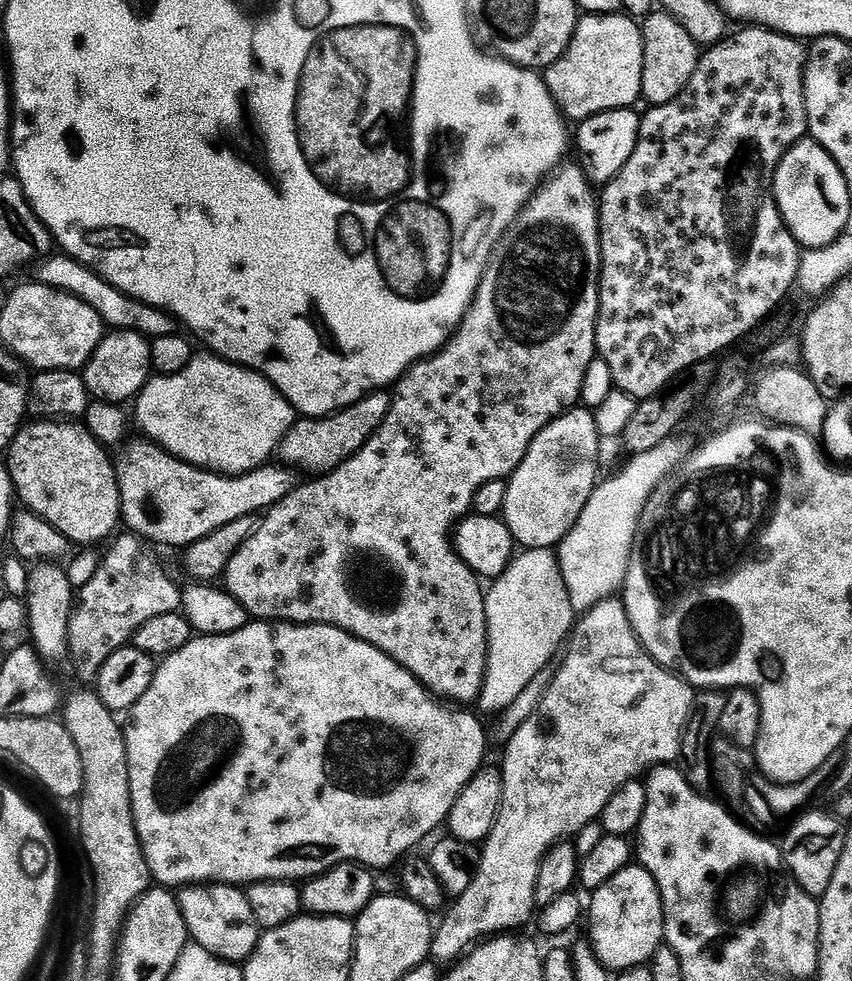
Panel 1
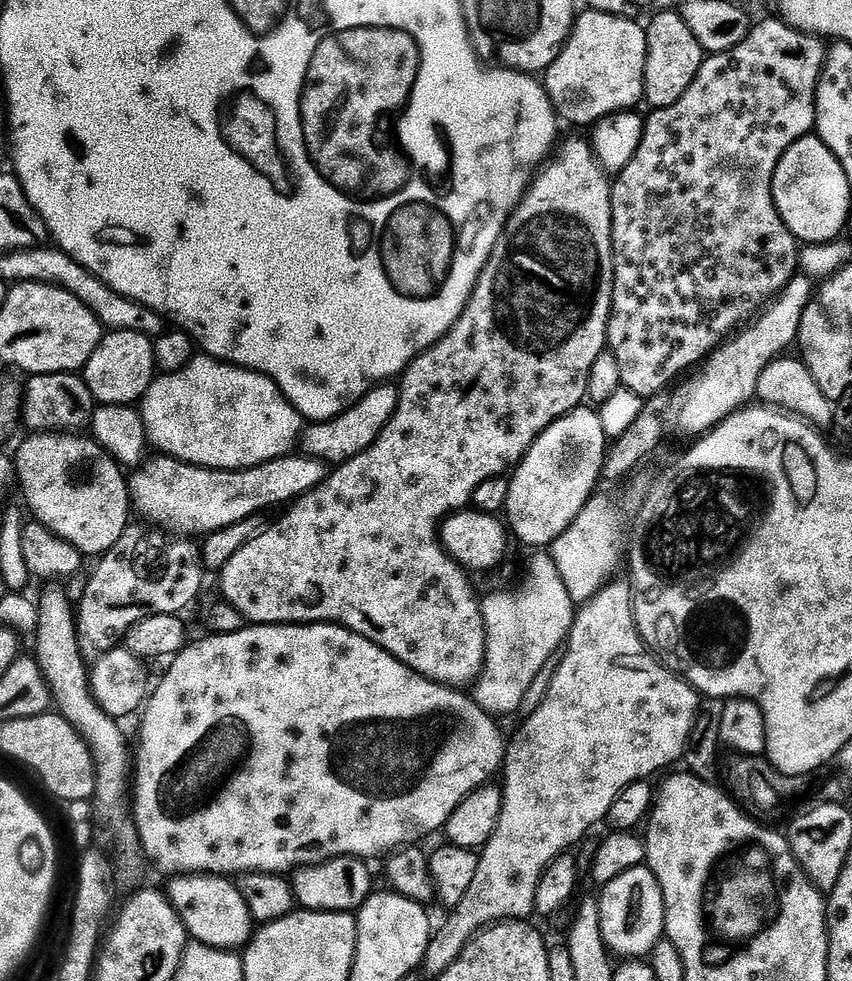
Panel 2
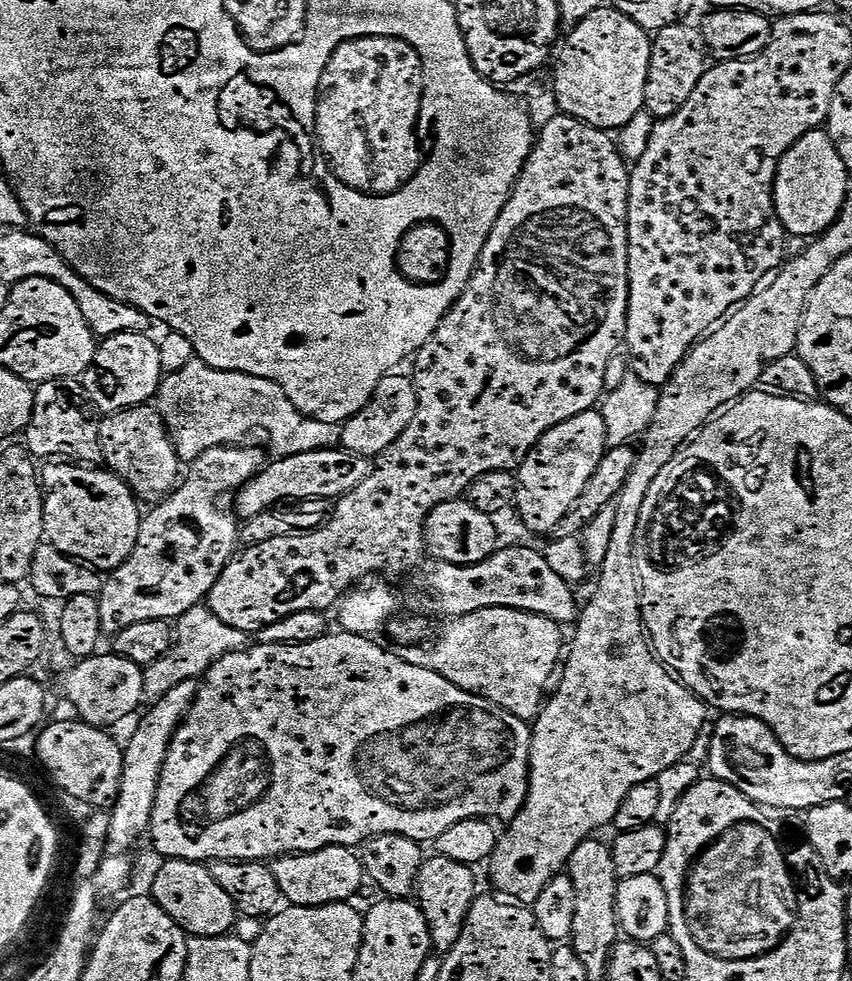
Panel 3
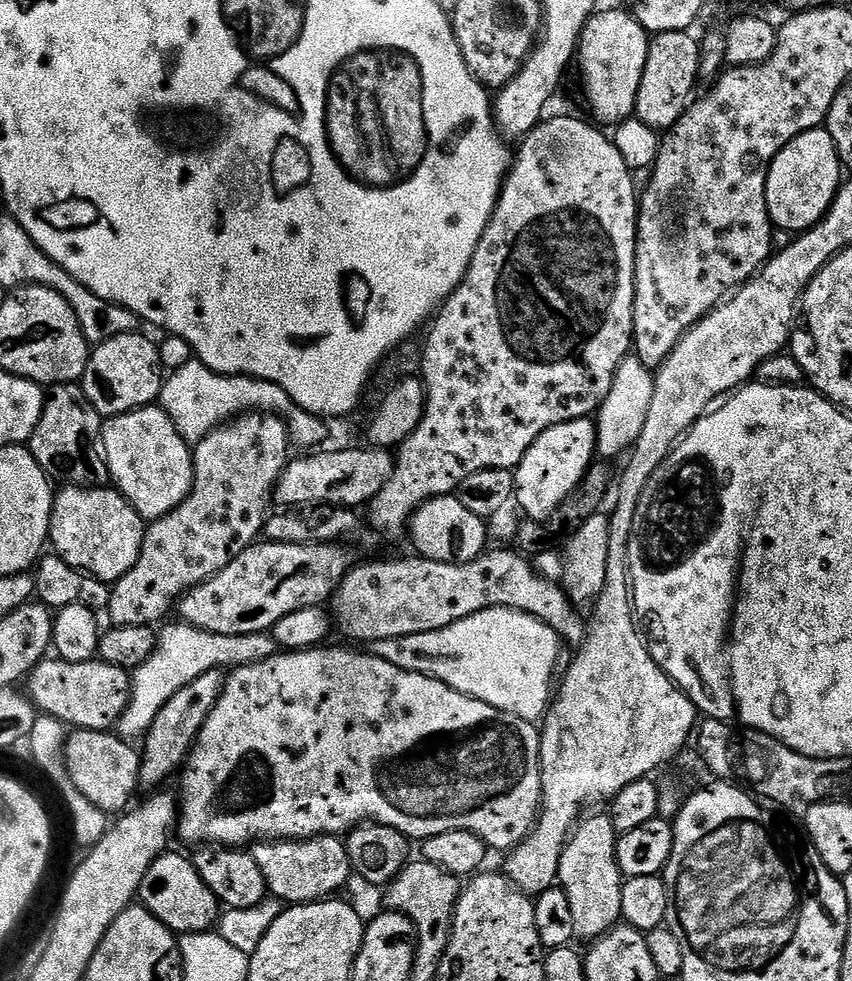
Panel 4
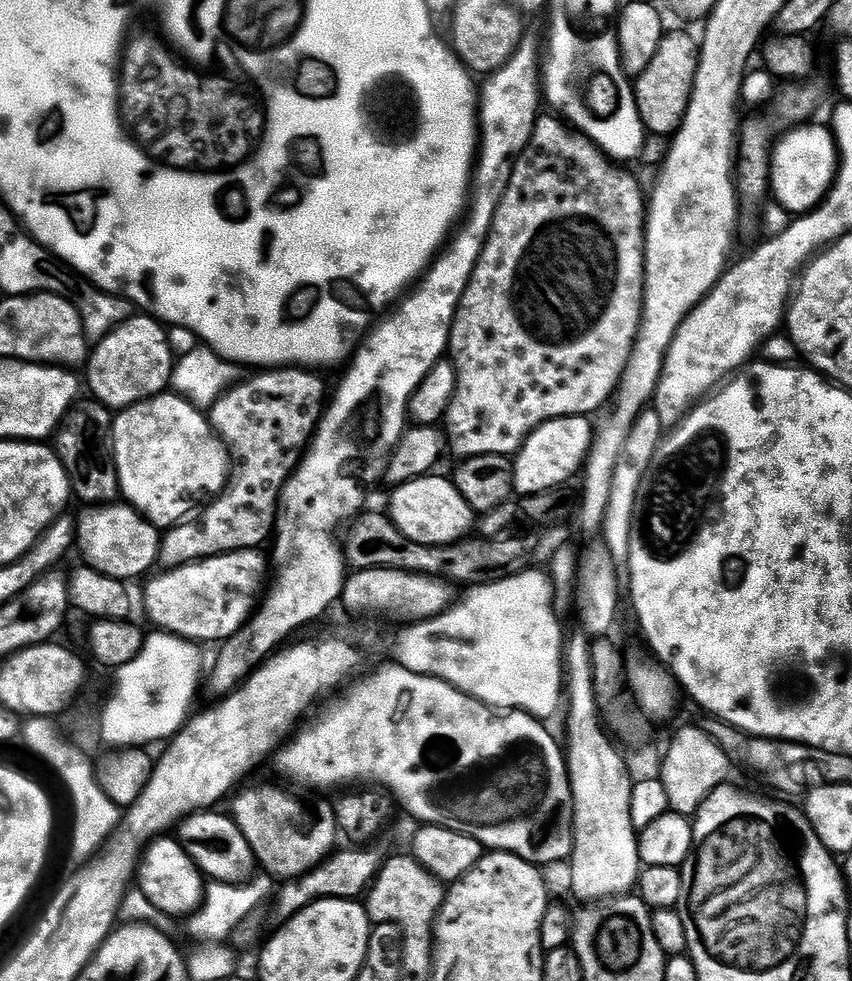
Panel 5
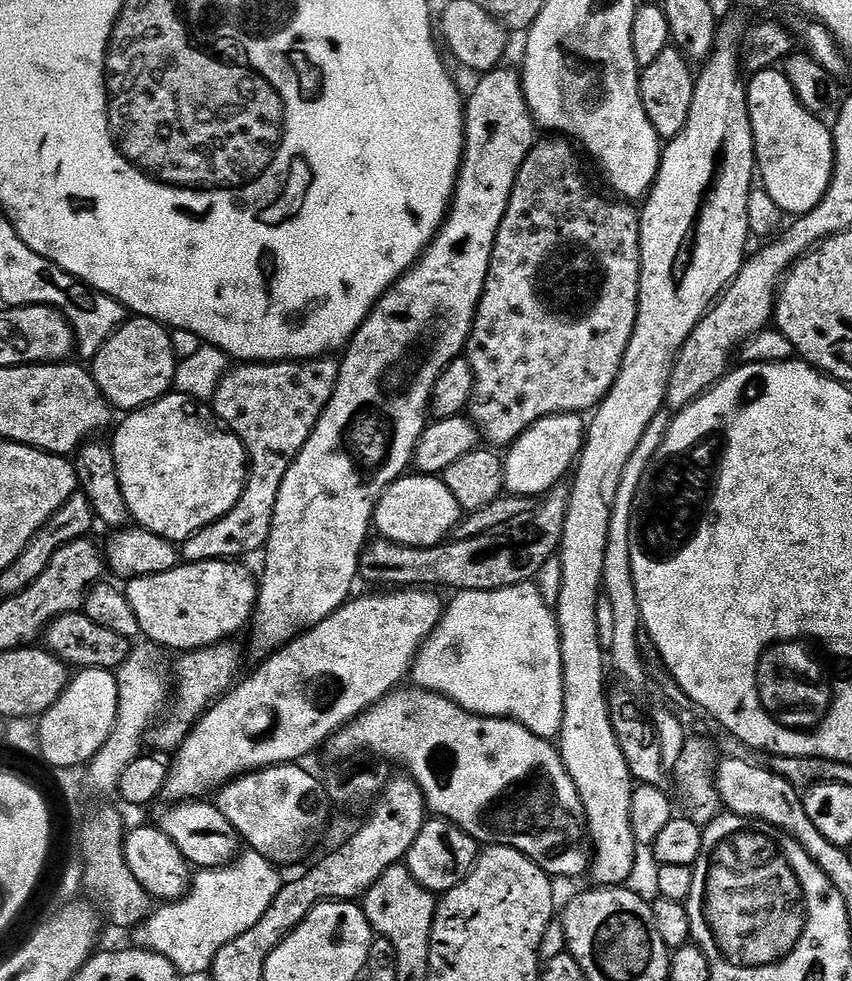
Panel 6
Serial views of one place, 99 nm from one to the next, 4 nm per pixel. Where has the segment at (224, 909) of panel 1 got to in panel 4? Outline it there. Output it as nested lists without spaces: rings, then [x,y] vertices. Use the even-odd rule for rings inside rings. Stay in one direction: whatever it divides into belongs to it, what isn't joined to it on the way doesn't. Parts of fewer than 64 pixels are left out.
[[[169,850],[156,859],[146,870],[146,878],[142,878],[142,886],[138,900],[143,907],[165,924],[170,931],[183,934],[186,932],[207,932],[217,923],[222,912],[222,905],[215,894],[202,882],[195,863],[175,850]]]

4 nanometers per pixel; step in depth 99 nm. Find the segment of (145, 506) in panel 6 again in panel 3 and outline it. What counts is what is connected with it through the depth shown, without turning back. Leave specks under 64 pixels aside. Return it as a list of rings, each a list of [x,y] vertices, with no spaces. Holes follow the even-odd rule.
[[[152,406],[127,408],[107,413],[100,421],[103,463],[131,486],[141,501],[159,501],[177,487],[182,476],[182,461],[164,426],[164,419]]]

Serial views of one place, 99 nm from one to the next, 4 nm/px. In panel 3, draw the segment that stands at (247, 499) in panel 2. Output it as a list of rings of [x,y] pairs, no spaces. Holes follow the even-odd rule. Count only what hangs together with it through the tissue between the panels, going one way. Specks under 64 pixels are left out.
[[[340,446],[314,450],[310,454],[282,456],[273,459],[263,472],[259,472],[253,480],[246,482],[243,488],[235,493],[234,511],[241,521],[246,521],[283,505],[280,504],[283,500],[304,502],[300,500],[316,499],[332,502],[358,487],[366,479],[369,471],[369,457],[355,456],[353,452],[346,452]]]

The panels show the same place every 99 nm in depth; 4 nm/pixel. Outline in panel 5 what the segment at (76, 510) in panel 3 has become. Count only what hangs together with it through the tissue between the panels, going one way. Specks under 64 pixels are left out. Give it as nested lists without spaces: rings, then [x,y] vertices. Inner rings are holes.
[[[113,502],[101,504],[99,506],[88,506],[83,509],[80,520],[75,521],[74,544],[84,555],[83,563],[89,568],[98,570],[115,580],[132,582],[135,576],[140,576],[143,572],[148,572],[157,563],[160,556],[161,529],[155,528],[145,516],[141,516],[131,504],[127,502]]]

